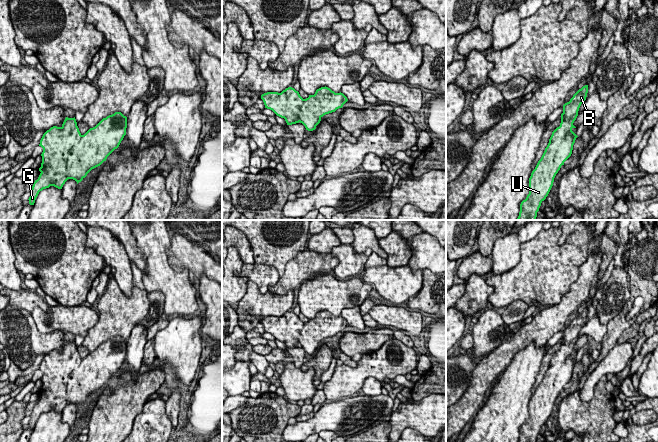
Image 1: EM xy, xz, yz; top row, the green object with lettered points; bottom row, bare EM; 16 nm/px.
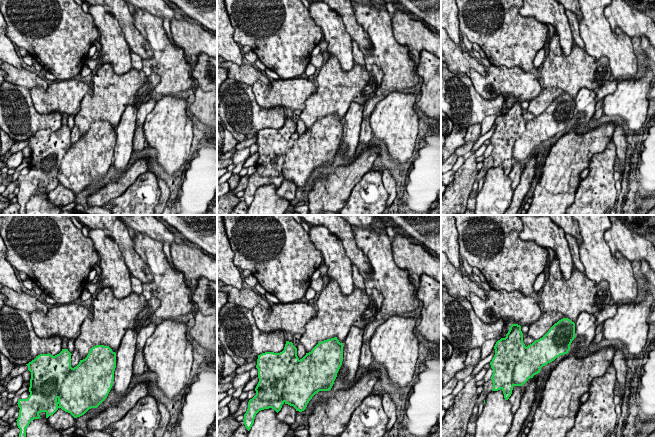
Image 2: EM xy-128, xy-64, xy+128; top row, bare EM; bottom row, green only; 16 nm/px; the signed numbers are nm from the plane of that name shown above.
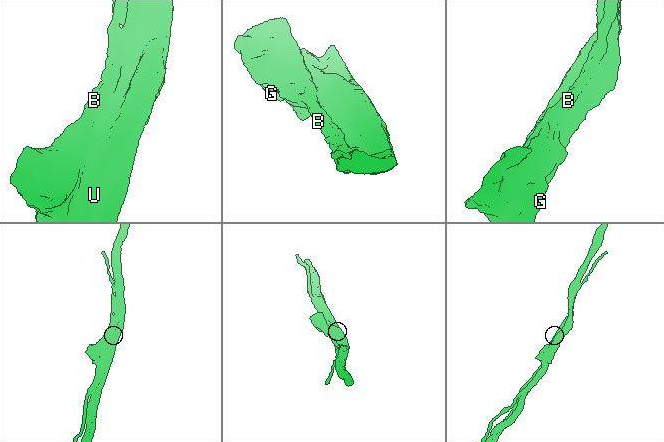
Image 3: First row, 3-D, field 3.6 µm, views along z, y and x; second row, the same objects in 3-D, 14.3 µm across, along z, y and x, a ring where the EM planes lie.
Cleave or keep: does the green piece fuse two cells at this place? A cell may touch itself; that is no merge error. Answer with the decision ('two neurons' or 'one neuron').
two neurons

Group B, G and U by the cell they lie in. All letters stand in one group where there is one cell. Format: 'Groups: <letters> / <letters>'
Groups: B G / U

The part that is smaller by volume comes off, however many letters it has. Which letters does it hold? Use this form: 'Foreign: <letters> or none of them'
Foreign: B, G

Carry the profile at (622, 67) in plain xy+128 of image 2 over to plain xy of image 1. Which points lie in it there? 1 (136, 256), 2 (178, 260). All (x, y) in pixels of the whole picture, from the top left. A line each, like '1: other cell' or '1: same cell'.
1: other cell
2: other cell

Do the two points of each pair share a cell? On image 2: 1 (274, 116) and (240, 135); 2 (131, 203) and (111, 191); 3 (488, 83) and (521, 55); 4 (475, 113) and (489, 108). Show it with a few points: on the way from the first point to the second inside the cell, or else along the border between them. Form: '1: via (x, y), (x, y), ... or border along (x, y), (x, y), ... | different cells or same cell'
1: via (266, 118), (257, 118), (248, 127) | same cell
2: border along (136, 180), (108, 203) | different cells
3: border along (491, 64), (507, 67), (519, 66), (529, 72) | different cells
4: via (478, 110), (486, 108) | same cell

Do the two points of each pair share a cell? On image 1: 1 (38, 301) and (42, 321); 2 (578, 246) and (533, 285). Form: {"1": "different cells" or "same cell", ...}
{"1": "different cells", "2": "same cell"}

